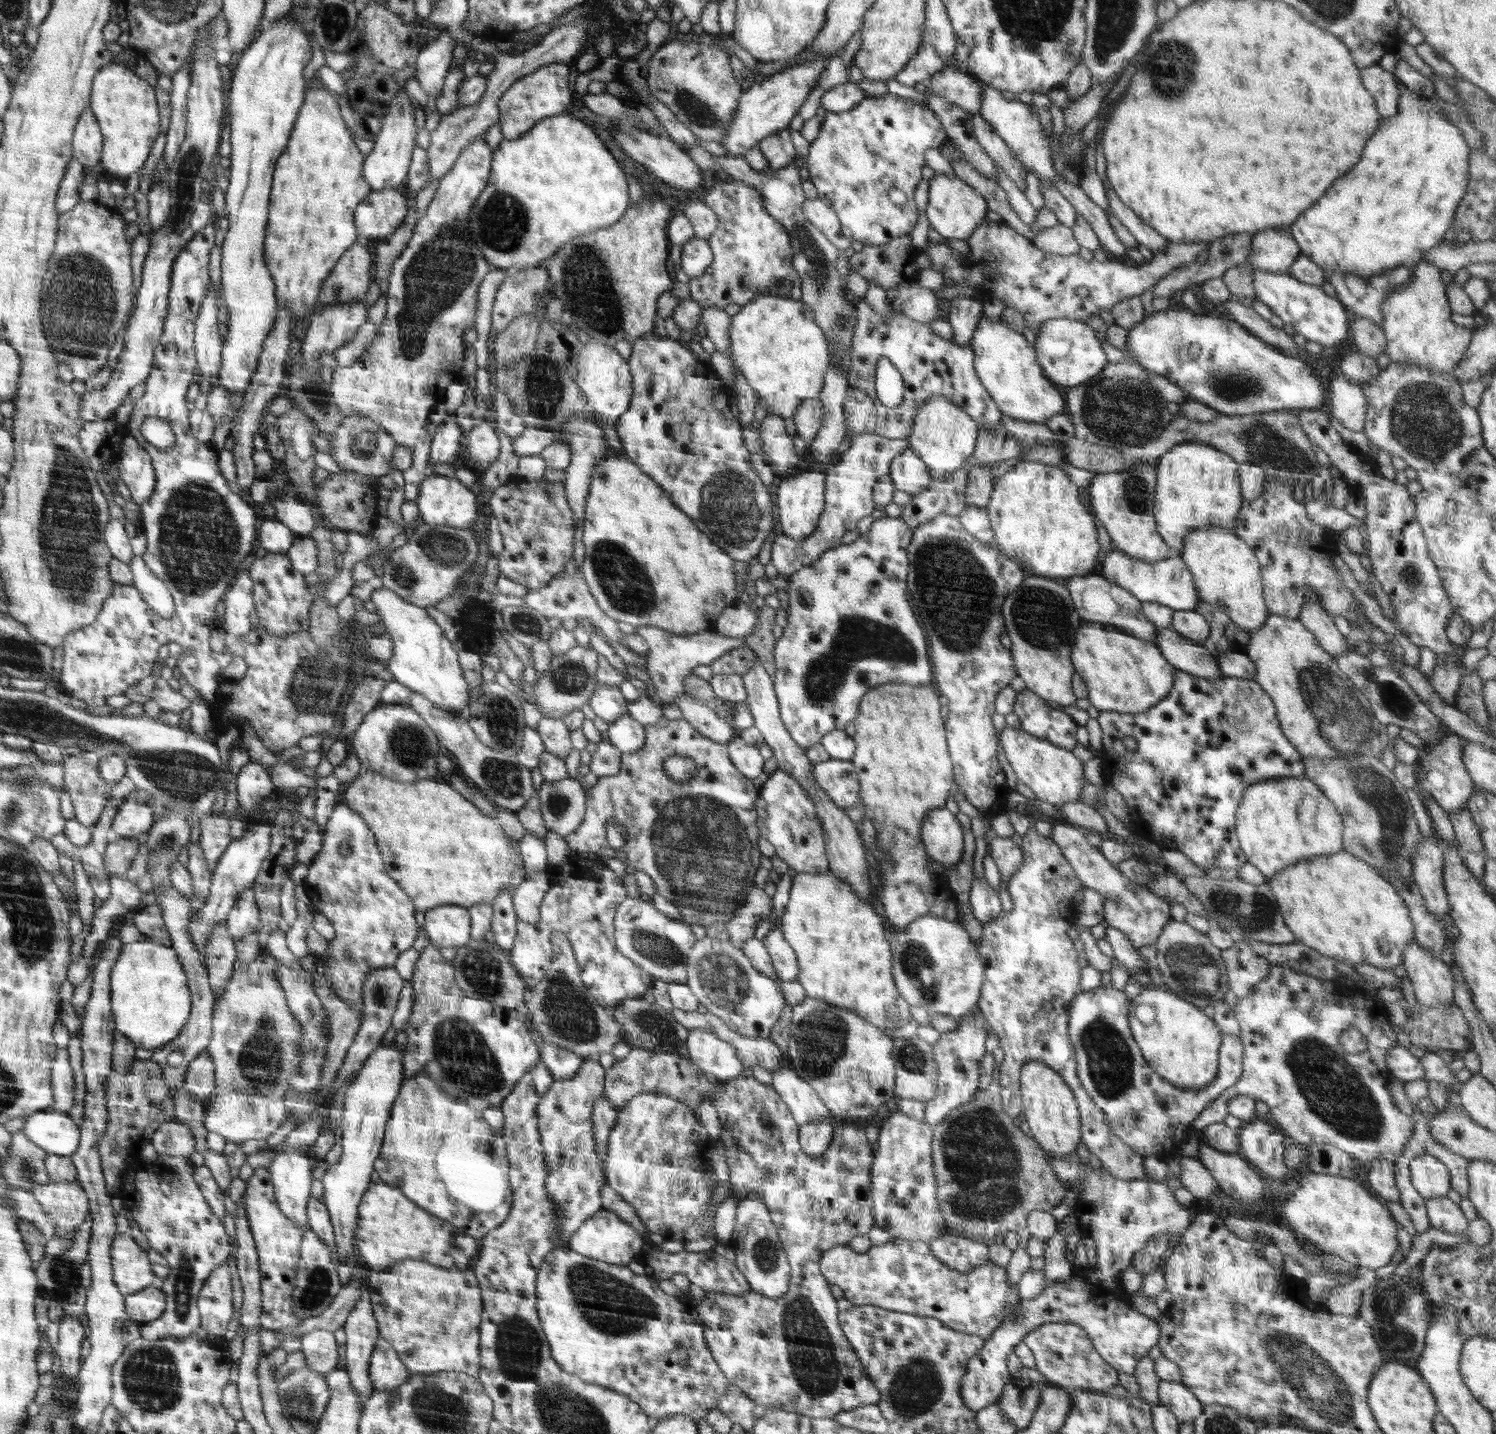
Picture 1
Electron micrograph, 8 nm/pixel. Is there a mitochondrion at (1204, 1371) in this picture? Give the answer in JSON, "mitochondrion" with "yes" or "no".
{"mitochondrion":"no"}

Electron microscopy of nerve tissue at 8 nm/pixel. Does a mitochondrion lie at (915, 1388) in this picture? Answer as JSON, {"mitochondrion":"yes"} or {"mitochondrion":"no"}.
{"mitochondrion":"yes"}

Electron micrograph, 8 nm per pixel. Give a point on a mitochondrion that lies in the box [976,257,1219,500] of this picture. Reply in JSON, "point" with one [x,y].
{"point":[1119,409]}

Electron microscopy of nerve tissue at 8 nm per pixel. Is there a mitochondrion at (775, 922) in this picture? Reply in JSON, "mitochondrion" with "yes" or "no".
{"mitochondrion":"no"}

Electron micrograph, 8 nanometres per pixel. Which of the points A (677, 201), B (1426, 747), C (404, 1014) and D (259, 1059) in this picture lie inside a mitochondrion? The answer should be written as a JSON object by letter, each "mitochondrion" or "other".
{"A":"other","B":"other","C":"other","D":"mitochondrion"}

